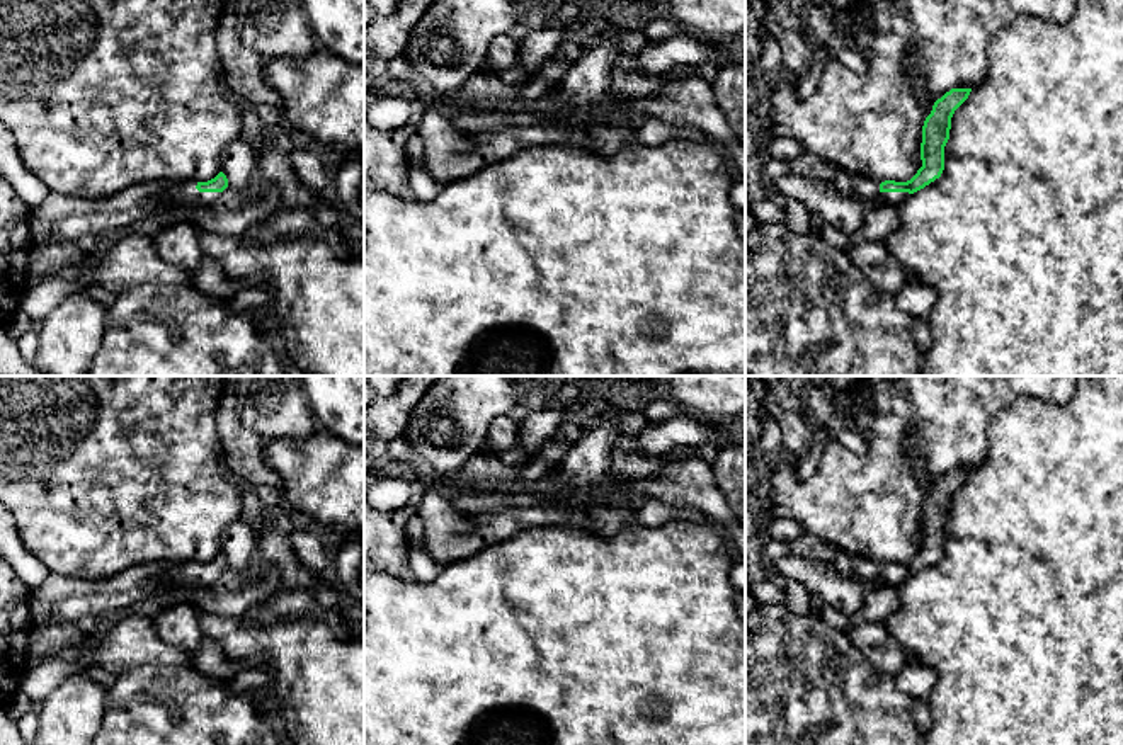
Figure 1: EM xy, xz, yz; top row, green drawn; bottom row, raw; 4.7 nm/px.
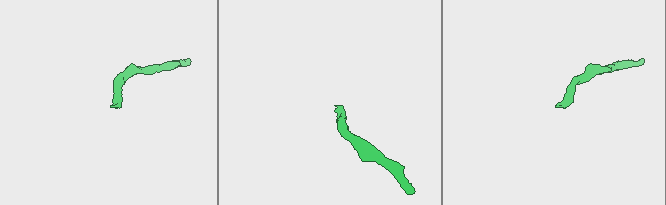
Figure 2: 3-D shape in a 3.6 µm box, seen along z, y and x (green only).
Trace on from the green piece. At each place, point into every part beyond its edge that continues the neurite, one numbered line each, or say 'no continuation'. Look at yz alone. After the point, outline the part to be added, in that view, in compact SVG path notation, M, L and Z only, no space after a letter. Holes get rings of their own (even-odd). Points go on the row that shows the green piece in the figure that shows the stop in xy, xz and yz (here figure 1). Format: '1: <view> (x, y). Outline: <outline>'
1: yz (890, 198). Outline: M880 192L883 202L890 206L898 206L907 196L909 192Z

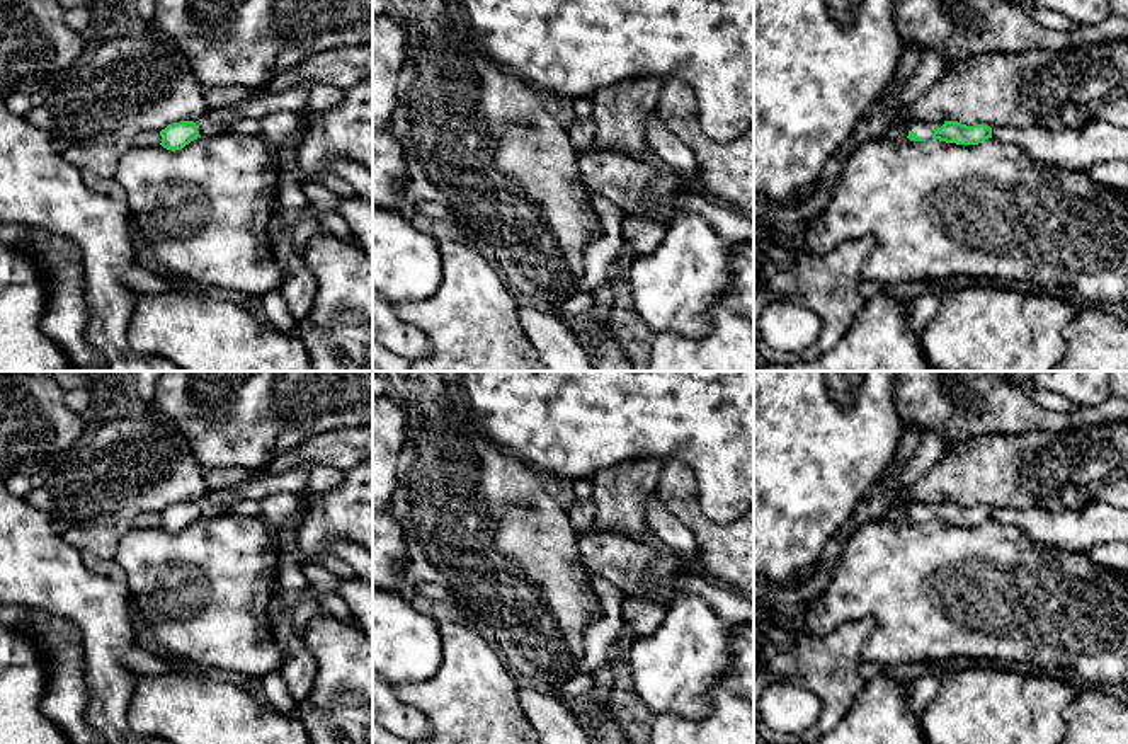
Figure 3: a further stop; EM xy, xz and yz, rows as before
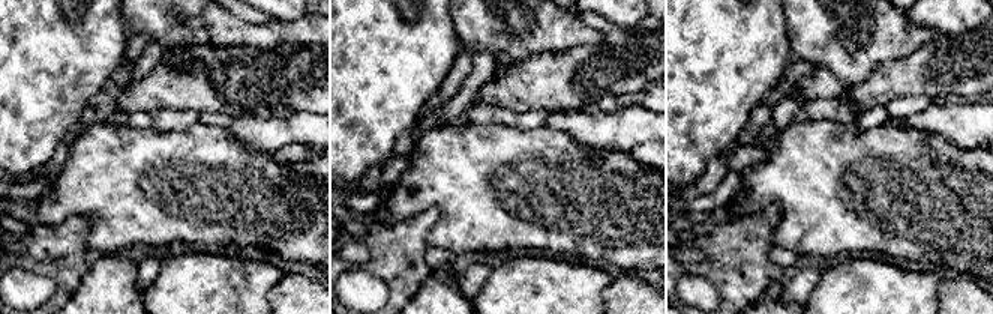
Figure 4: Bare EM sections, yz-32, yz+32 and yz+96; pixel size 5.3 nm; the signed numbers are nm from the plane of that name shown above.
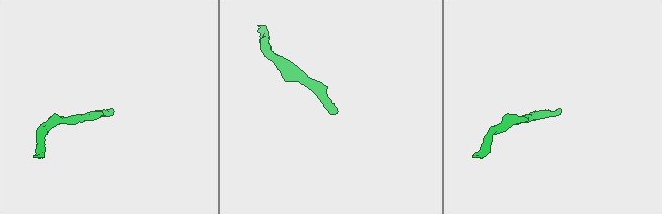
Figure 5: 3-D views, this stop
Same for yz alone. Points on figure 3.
1: yz (924, 130). Outline: M915 121L909 124L909 131L914 131L920 140L931 140L932 133L941 128L944 121L931 123L931 121Z

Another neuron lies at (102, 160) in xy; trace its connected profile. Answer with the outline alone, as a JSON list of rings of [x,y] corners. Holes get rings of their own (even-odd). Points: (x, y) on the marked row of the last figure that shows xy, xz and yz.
[[[126,145],[71,146],[63,152],[63,157],[80,172],[90,172],[102,179],[114,179],[124,148]]]

